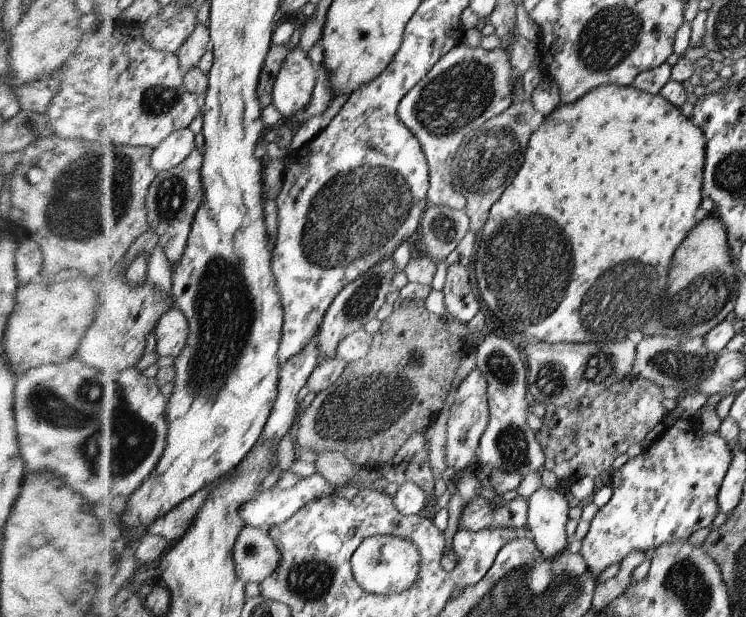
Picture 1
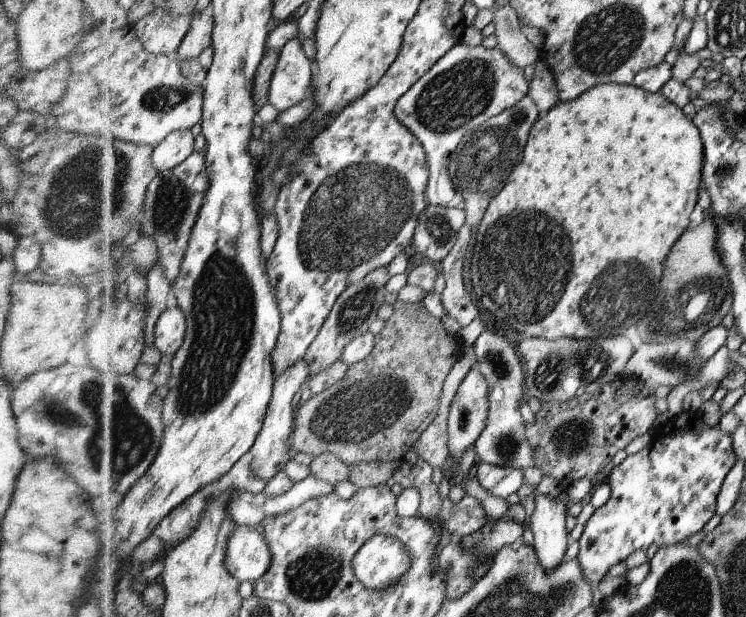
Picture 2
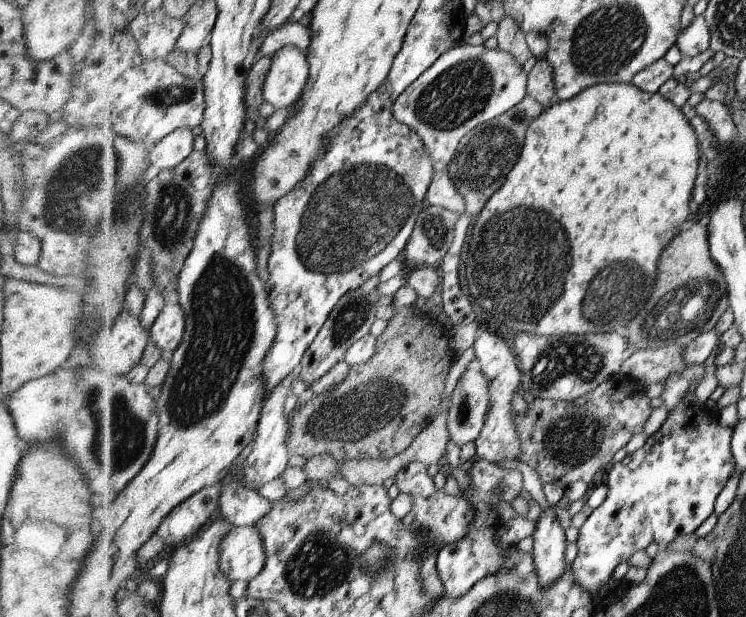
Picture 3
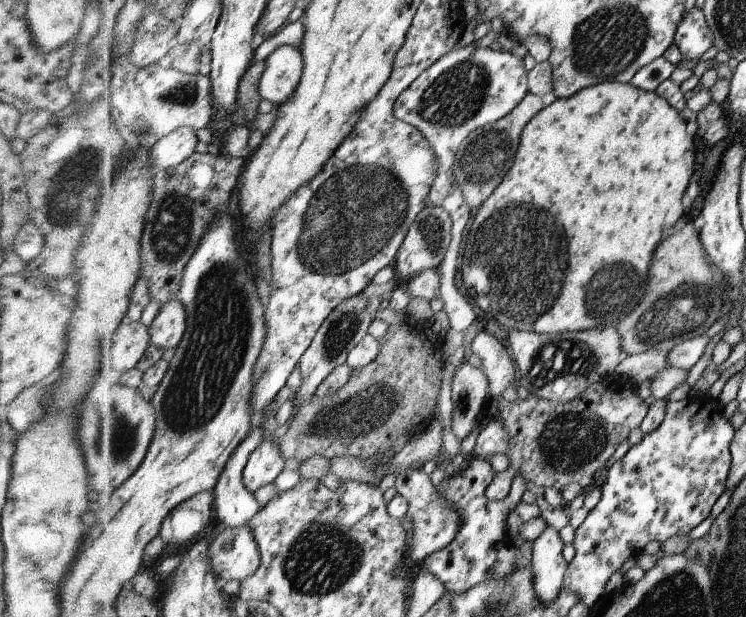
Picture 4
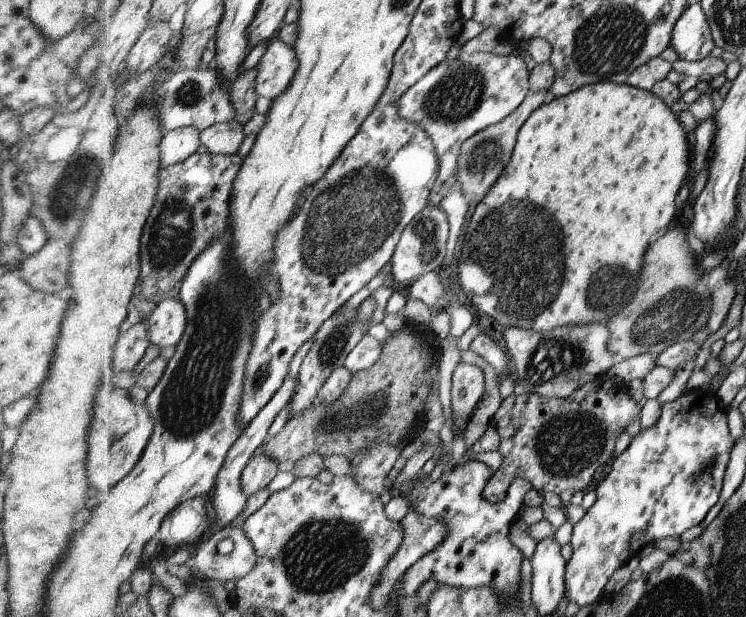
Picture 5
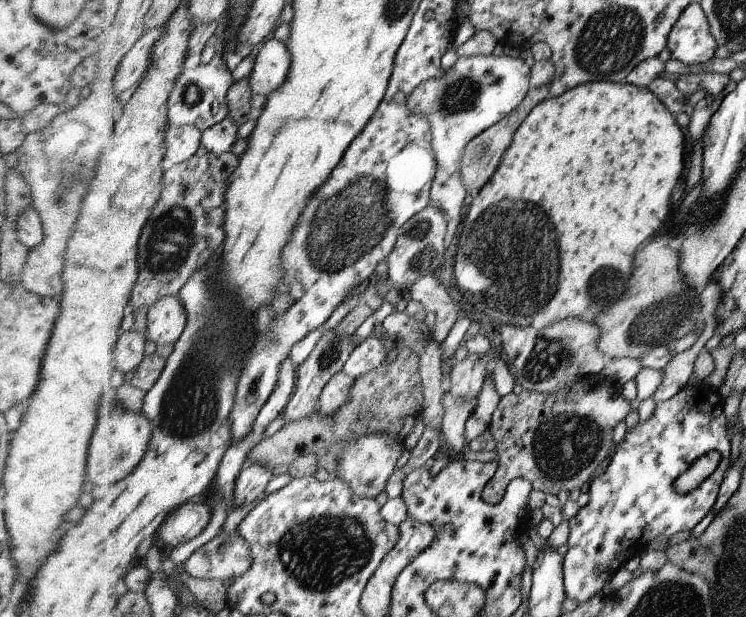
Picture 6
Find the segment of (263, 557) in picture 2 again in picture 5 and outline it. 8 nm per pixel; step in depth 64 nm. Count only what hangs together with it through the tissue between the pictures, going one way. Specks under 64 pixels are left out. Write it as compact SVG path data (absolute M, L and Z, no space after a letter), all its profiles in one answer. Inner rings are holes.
M243 525L224 527L210 540L204 541L196 550L190 562L192 573L207 579L230 582L246 578L258 564L258 553L253 540L246 534ZM231 538L235 549L227 554L220 554L218 546L222 540Z

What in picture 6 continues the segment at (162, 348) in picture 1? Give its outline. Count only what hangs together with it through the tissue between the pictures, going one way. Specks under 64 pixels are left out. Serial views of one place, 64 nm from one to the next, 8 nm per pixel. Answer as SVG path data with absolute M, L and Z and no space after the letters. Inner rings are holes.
M165 295L150 310L149 340L177 344L189 321L189 312L179 295Z

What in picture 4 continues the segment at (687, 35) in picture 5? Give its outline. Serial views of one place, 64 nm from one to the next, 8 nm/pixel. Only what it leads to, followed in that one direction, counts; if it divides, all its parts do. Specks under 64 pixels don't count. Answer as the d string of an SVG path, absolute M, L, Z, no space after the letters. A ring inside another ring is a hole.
M694 7L677 26L675 44L682 60L696 61L713 45L713 31L702 9Z

